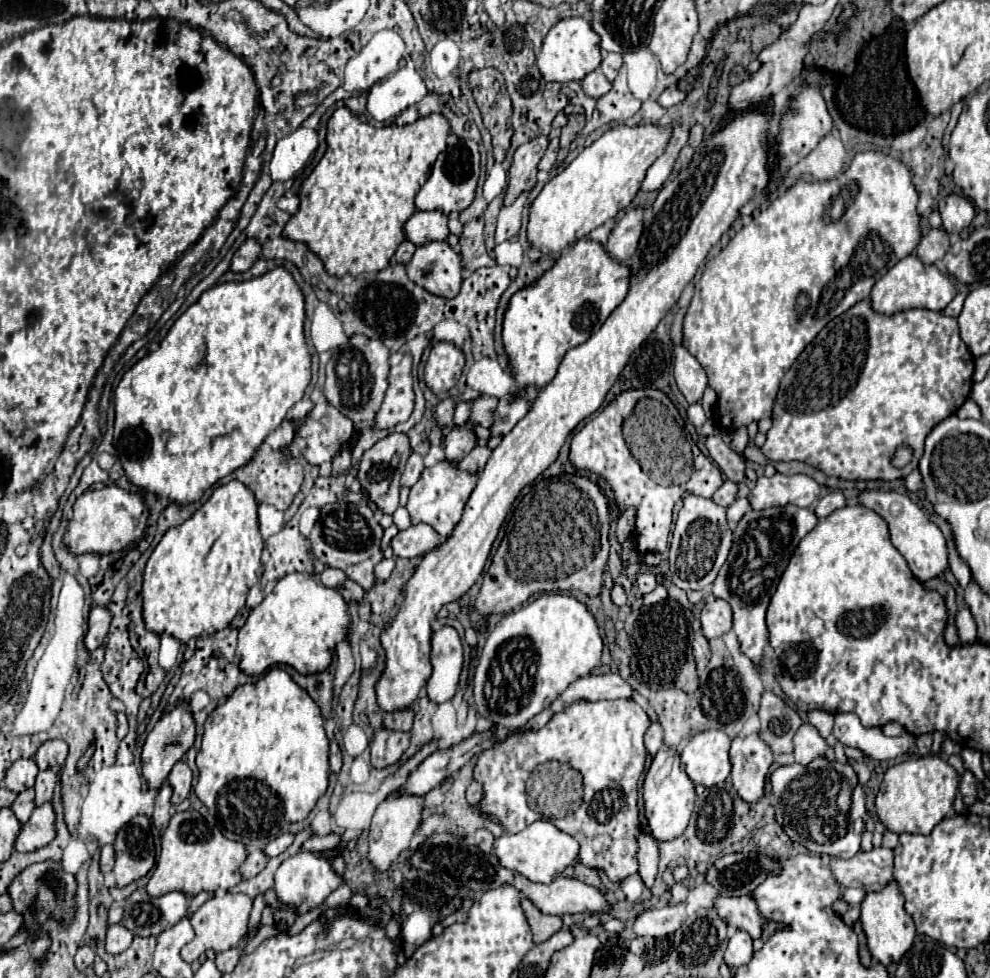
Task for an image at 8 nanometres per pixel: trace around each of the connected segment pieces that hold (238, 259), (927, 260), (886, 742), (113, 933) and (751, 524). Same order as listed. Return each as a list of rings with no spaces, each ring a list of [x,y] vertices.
[[[251,238],[251,240],[245,240],[243,246],[241,246],[241,248],[235,252],[235,256],[231,258],[229,270],[231,270],[231,272],[247,272],[247,270],[253,266],[253,262],[259,258],[259,254],[261,254],[259,242],[255,242],[253,238]]]
[[[931,228],[917,246],[917,256],[923,264],[937,264],[949,250],[949,234],[943,228]]]
[[[835,714],[833,736],[843,746],[855,746],[875,760],[897,758],[915,746],[913,734],[905,732],[901,736],[887,738],[879,728],[865,728],[855,714]]]
[[[115,924],[107,930],[105,950],[109,954],[121,954],[123,950],[127,950],[131,946],[131,940],[133,940],[133,934],[123,924]]]
[[[783,506],[783,508],[765,508],[765,510],[749,510],[741,522],[733,528],[733,546],[729,552],[727,562],[721,566],[719,576],[713,582],[711,594],[715,598],[723,598],[731,604],[733,610],[733,632],[739,638],[739,646],[741,652],[753,662],[753,666],[757,666],[763,658],[763,648],[769,644],[769,632],[765,626],[765,610],[769,606],[771,594],[775,592],[777,584],[779,584],[779,576],[783,574],[783,570],[787,568],[787,562],[791,558],[791,554],[795,552],[797,544],[801,542],[801,538],[805,534],[809,534],[817,524],[817,516],[813,514],[813,510],[805,510],[805,508],[797,508],[797,506]]]

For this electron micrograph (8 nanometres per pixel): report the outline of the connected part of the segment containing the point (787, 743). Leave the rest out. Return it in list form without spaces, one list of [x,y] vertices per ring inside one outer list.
[[[765,692],[759,708],[761,718],[761,740],[771,748],[773,754],[793,754],[793,734],[803,724],[799,714],[787,706],[785,700],[773,692]]]

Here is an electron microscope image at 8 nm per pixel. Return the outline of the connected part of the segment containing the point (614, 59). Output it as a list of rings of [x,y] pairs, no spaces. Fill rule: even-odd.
[[[603,52],[601,70],[603,70],[603,74],[607,76],[607,80],[609,80],[609,82],[613,82],[613,80],[615,80],[615,76],[617,76],[617,72],[619,72],[621,64],[623,64],[623,58],[621,58],[619,54],[615,54],[615,52]]]

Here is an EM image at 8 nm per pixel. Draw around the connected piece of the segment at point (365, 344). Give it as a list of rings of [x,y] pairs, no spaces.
[[[351,336],[349,342],[335,350],[331,360],[327,362],[327,380],[325,380],[325,398],[331,406],[335,406],[345,418],[349,418],[355,430],[363,430],[373,426],[375,414],[383,402],[383,394],[387,390],[387,374],[389,374],[389,350],[383,342],[367,338],[367,336]]]

